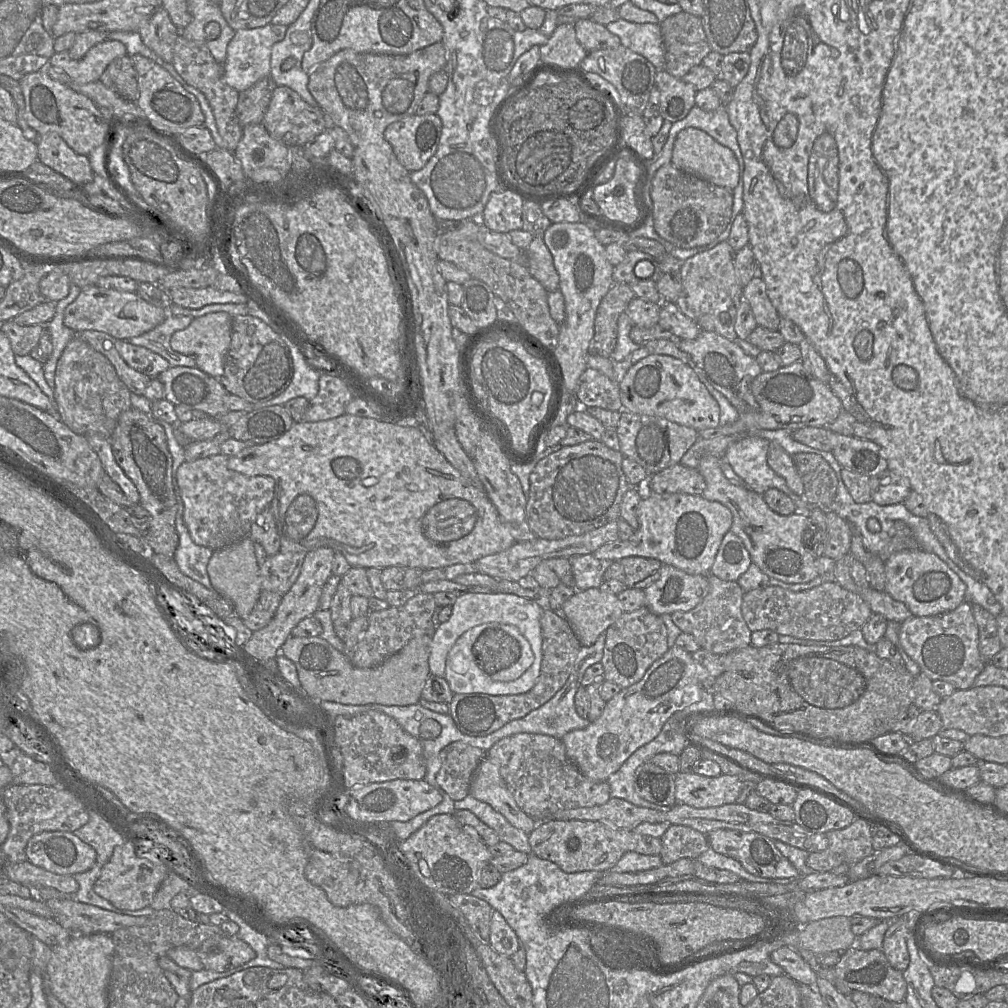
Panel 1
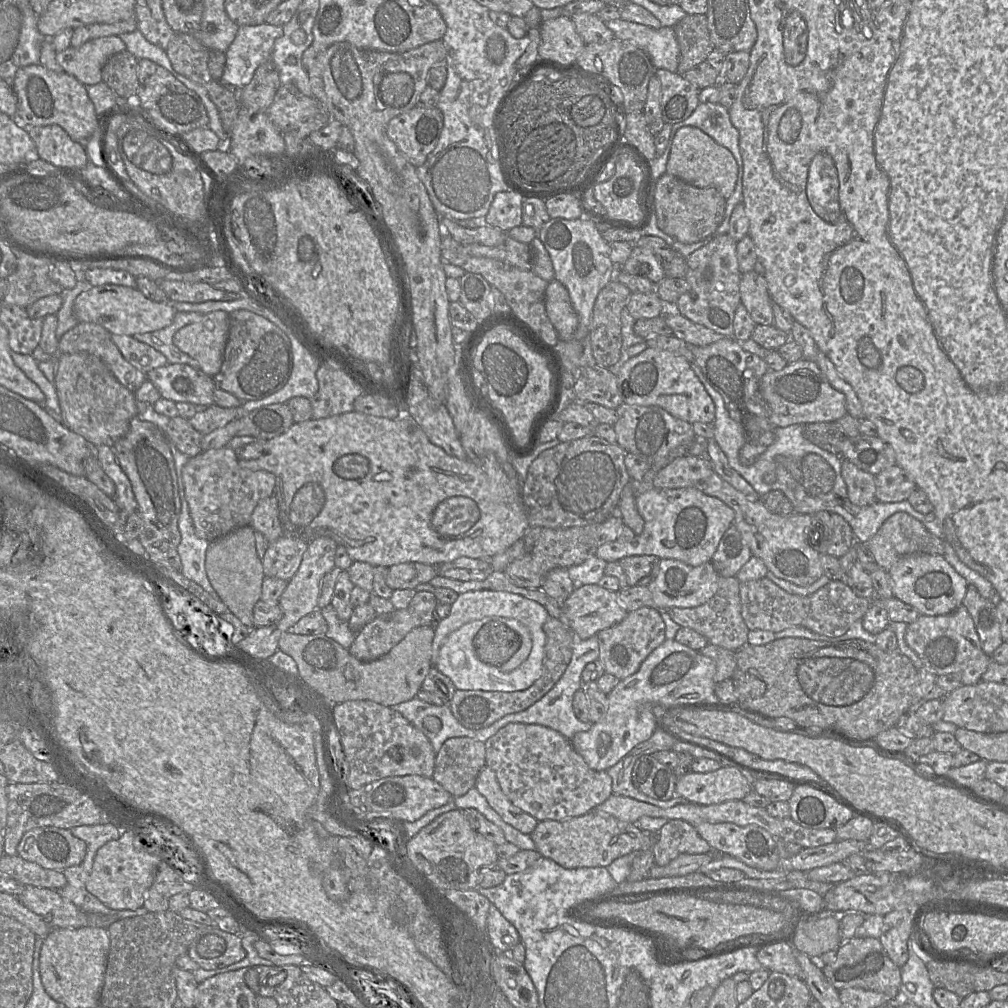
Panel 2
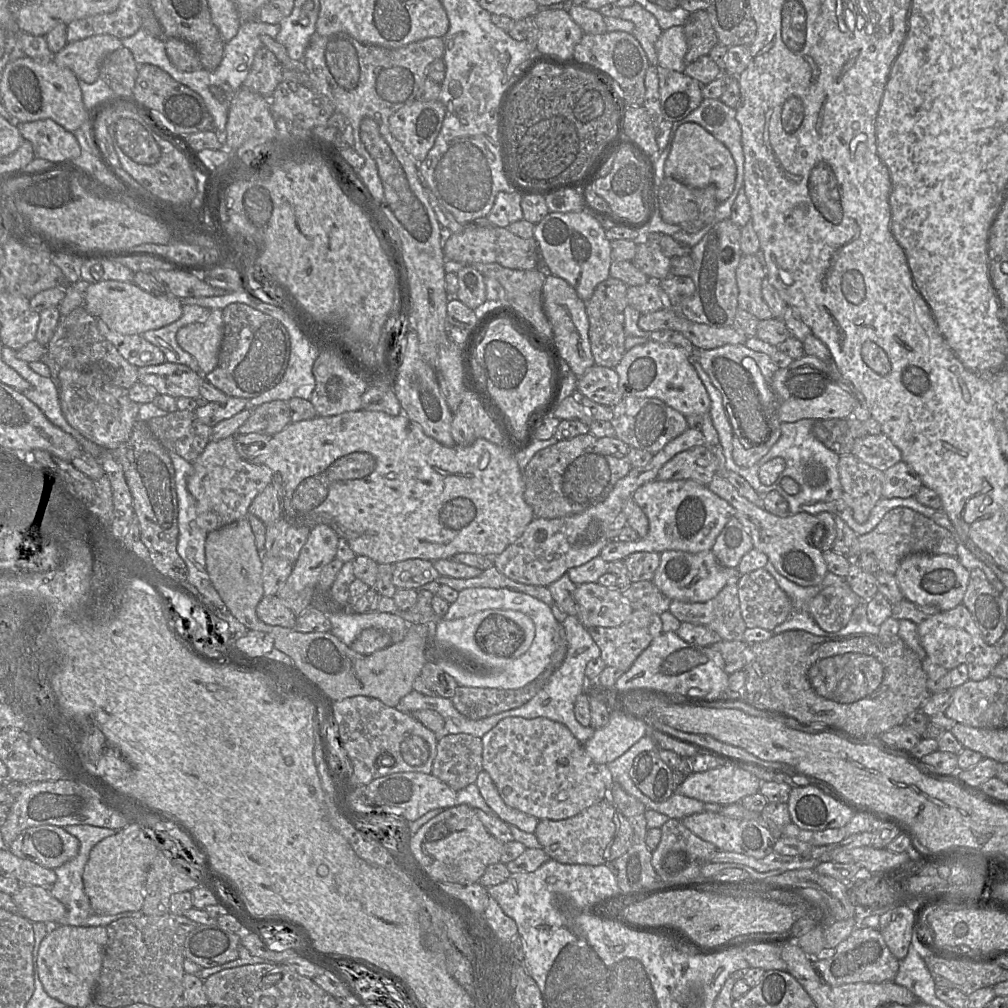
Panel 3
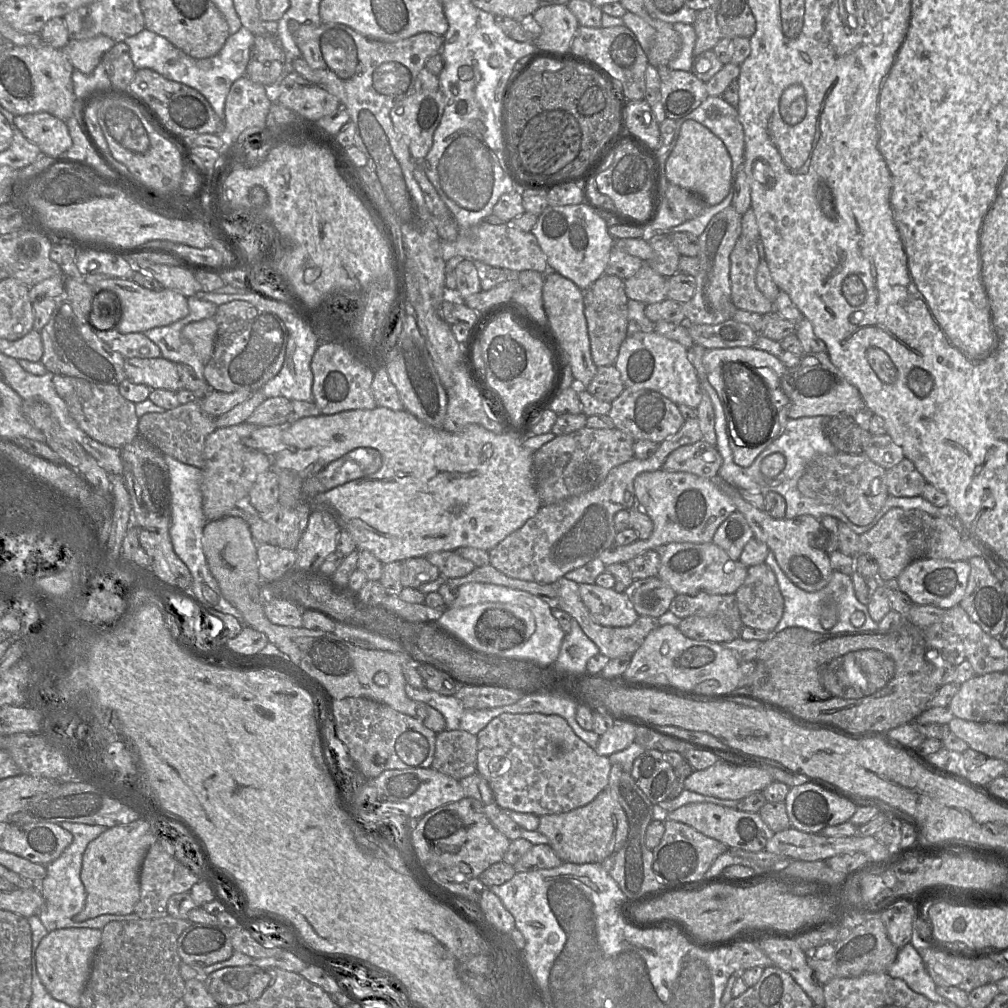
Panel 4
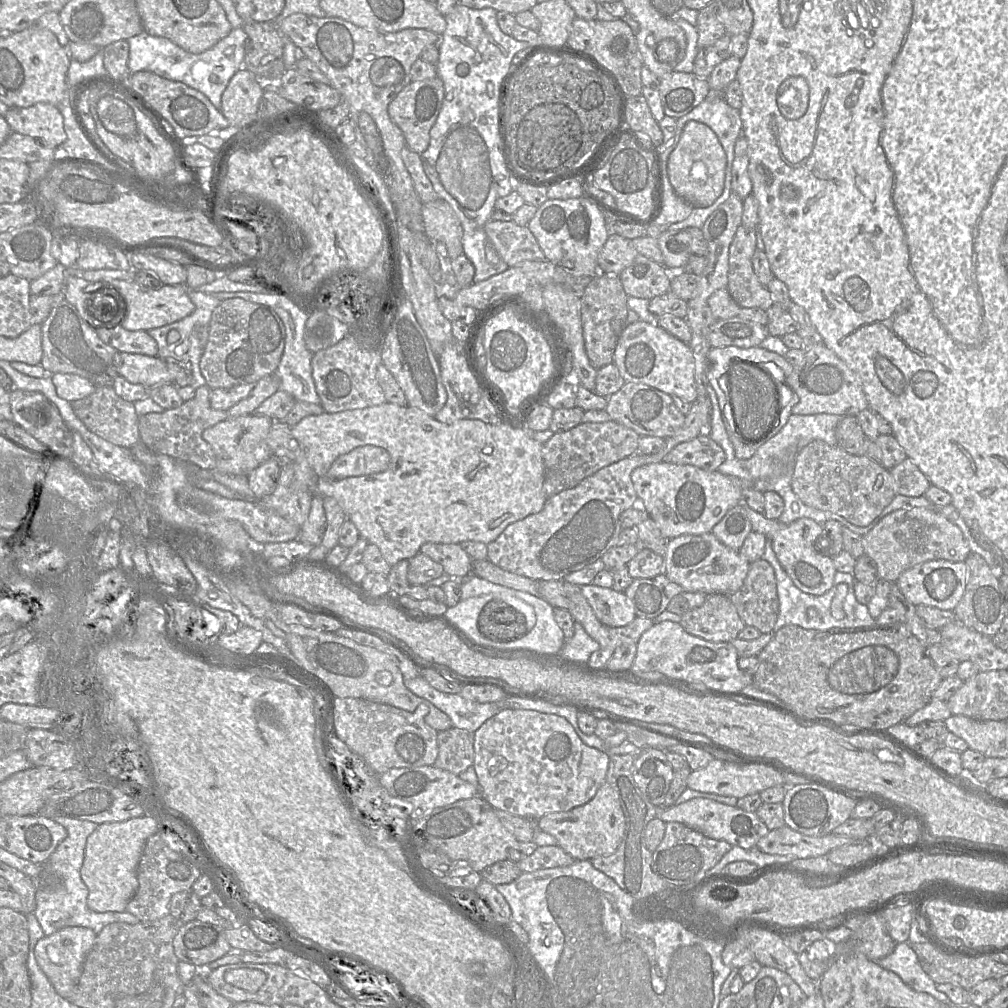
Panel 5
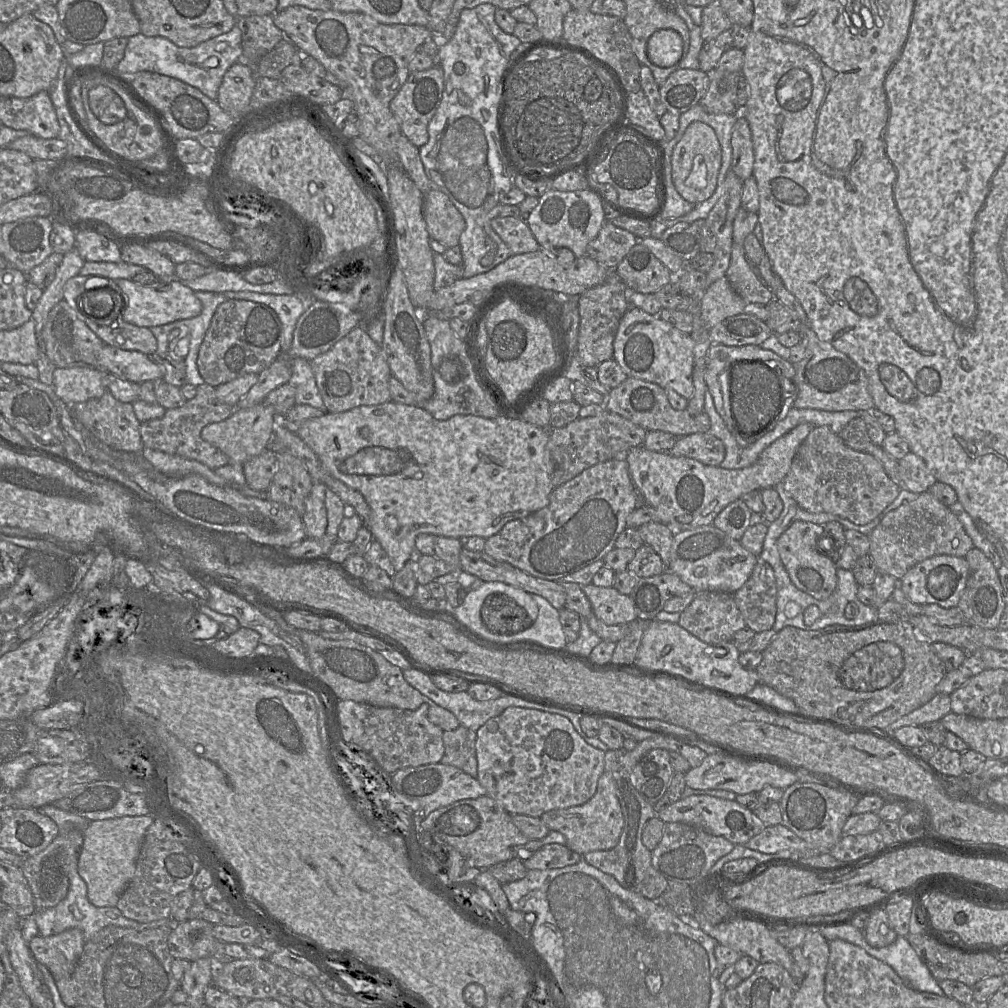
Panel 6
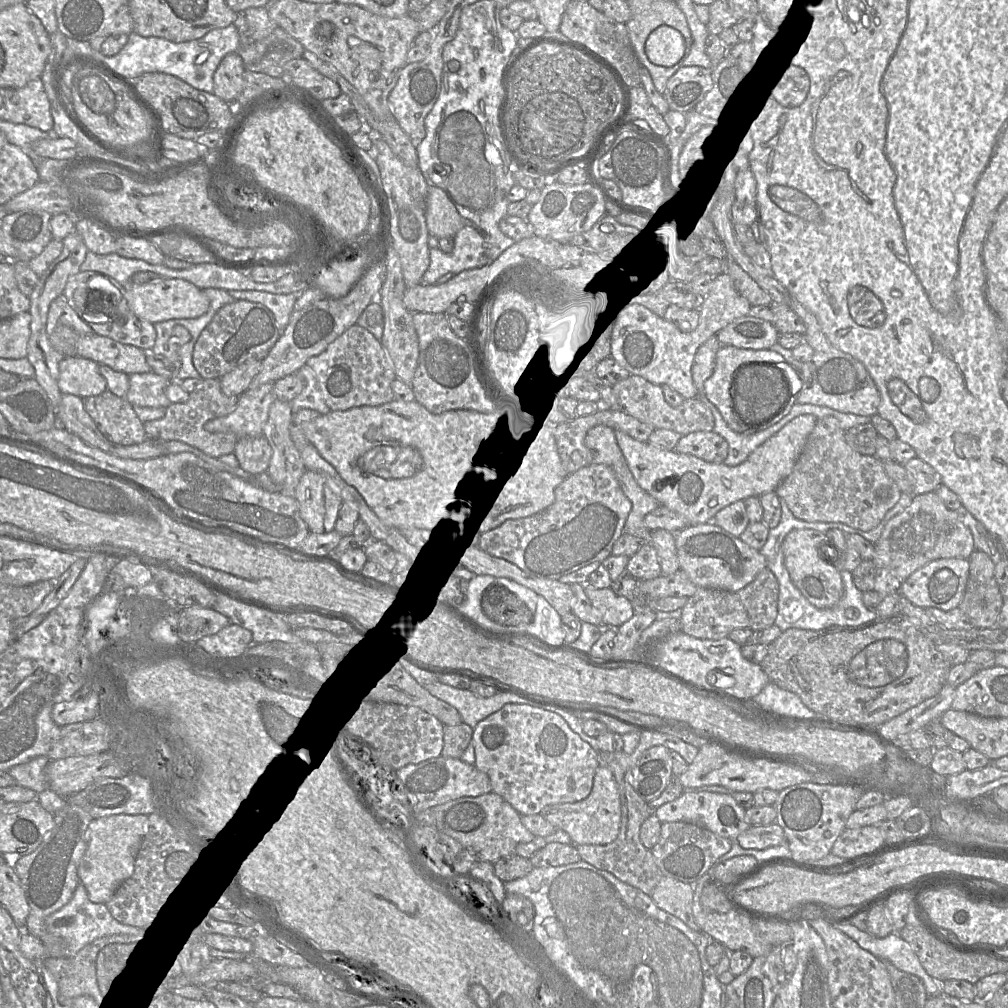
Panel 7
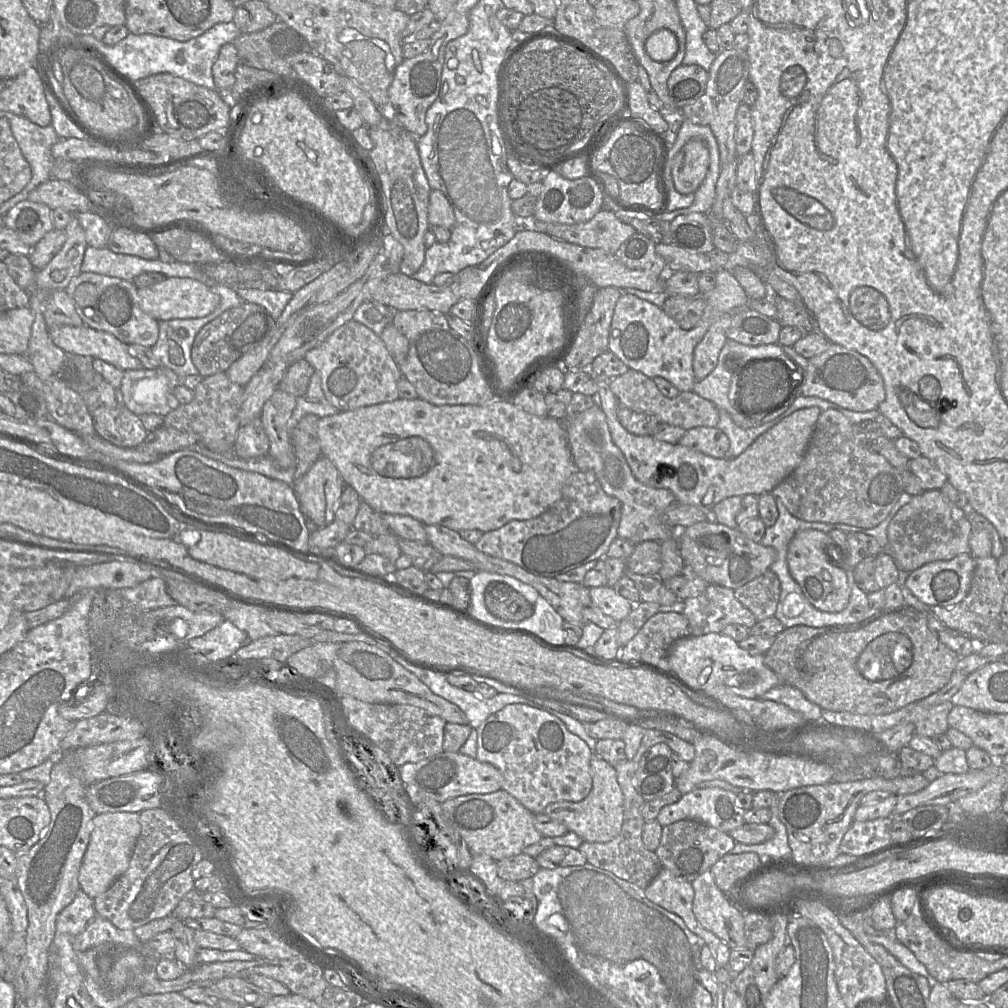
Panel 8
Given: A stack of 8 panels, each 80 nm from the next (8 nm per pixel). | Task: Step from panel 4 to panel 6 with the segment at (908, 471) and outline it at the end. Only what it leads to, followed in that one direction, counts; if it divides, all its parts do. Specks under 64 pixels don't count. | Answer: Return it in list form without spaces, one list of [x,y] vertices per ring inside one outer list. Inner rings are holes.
[[[911,451],[898,461],[899,481],[901,489],[921,494],[937,482],[937,479],[925,462]]]

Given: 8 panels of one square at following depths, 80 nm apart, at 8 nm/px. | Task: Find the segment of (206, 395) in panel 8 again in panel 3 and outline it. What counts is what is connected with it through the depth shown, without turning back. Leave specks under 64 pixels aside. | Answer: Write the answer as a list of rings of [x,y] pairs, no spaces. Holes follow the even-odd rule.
[[[176,410],[154,417],[146,424],[167,451],[174,451],[190,463],[202,453],[210,441],[212,430],[190,410]]]

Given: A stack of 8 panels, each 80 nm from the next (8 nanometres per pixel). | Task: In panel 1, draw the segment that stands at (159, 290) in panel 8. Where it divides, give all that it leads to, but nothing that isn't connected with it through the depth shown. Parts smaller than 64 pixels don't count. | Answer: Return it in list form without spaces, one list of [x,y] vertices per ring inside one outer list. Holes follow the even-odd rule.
[[[90,285],[82,288],[77,298],[66,307],[64,324],[75,332],[96,330],[116,339],[126,340],[154,329],[166,319],[167,315],[168,310],[146,302],[136,292]]]

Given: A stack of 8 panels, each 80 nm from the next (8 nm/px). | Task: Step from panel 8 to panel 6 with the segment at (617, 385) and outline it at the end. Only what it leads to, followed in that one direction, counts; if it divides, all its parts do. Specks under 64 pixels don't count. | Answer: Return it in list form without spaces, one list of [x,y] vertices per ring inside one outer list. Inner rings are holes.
[[[628,377],[618,387],[610,390],[606,398],[606,410],[626,418],[647,432],[663,431],[671,433],[677,438],[694,433],[706,433],[711,427],[710,418],[705,411],[692,415],[687,409],[676,410],[671,406],[664,388],[633,377]]]

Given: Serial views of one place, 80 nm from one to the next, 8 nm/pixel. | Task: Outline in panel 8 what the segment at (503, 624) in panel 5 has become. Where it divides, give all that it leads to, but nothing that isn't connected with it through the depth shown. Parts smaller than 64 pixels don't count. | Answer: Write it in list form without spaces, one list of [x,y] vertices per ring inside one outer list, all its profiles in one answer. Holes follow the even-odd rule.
[[[504,582],[489,583],[484,601],[489,612],[504,621],[520,622],[534,611],[534,606],[521,593]]]

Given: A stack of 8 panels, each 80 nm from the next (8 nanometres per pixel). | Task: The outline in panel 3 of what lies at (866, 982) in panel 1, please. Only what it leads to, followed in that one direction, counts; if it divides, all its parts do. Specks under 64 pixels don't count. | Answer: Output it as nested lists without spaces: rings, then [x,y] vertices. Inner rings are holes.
[[[857,926],[852,933],[835,948],[835,954],[831,958],[819,960],[813,957],[812,962],[822,979],[831,987],[856,982],[882,983],[885,981],[894,981],[899,969],[899,960],[889,950],[880,931],[863,926]]]

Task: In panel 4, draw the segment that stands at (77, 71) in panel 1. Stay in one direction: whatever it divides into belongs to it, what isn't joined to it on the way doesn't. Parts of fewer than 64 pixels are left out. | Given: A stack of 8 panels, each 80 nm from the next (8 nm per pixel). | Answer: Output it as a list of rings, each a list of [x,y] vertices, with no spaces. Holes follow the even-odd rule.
[[[105,35],[89,39],[70,39],[62,48],[73,67],[82,73],[91,74],[101,62],[105,52],[115,45],[116,41]]]

